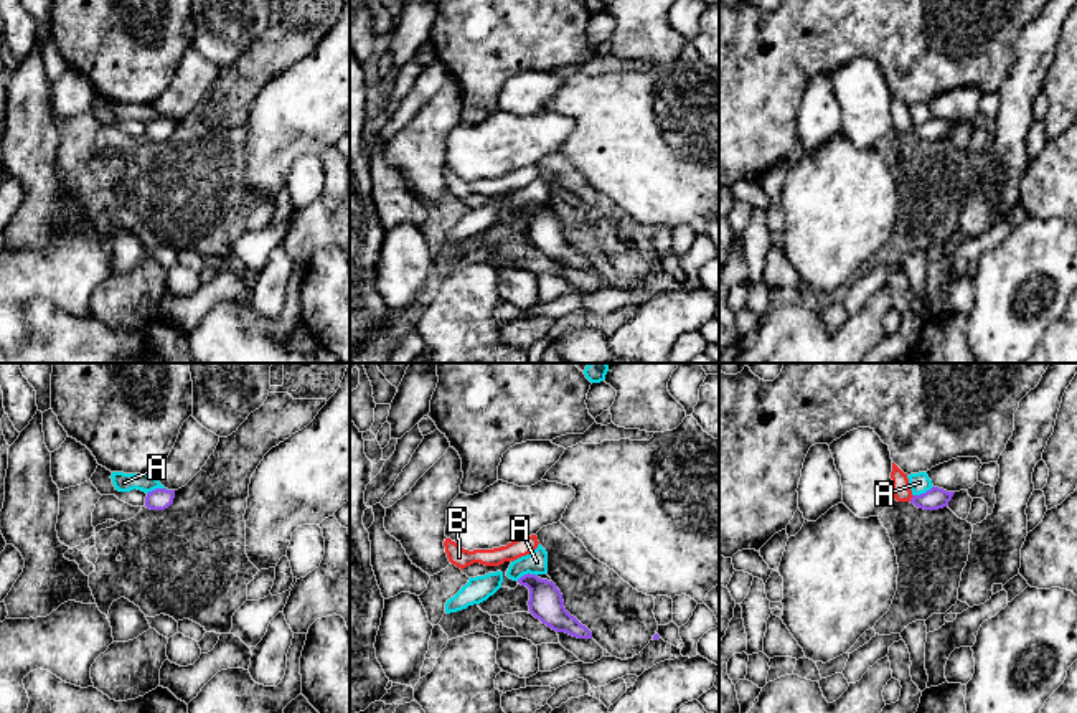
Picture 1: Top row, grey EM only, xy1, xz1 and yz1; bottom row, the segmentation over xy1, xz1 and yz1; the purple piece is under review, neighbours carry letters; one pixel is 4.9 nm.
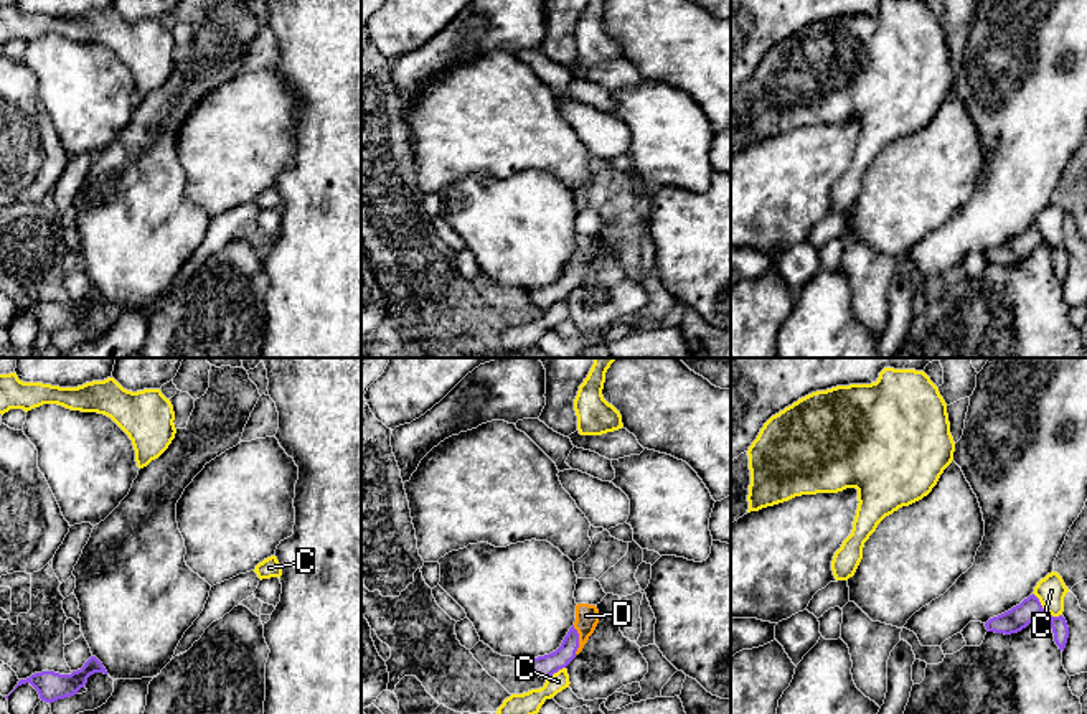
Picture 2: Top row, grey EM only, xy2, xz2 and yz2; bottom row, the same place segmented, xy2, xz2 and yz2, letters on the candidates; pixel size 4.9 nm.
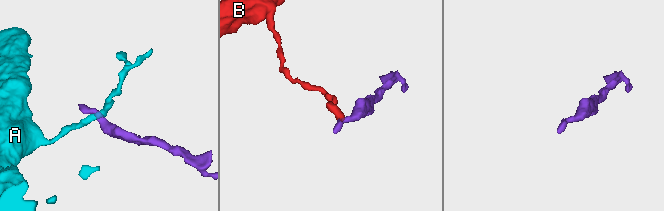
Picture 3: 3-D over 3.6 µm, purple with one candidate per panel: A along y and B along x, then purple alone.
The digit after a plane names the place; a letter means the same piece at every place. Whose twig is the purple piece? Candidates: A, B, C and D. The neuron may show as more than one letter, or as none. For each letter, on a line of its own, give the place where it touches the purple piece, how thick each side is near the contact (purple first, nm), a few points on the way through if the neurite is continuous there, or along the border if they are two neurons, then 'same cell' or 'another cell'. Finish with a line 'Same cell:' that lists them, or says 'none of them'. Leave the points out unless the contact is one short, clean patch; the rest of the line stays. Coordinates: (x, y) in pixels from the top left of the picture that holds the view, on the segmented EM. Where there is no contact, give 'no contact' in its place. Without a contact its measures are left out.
A: contact xy1 (157, 489); calibres 110 and 100 nm; border xy1 (167, 489), (152, 489), (147, 494); another cell
B: contact yz1 (911, 499); calibres 110 and 90 nm; border yz1 (914, 495), (909, 500); another cell
C: contact xz2 (555, 671); calibres 110 and 110 nm; border xz2 (564, 667), (546, 680); another cell
D: contact xz2 (578, 640); calibres 110 and 110 nm; way xz2 (543, 667), (558, 660), (578, 640), (586, 615); same cell
Same cell: D

